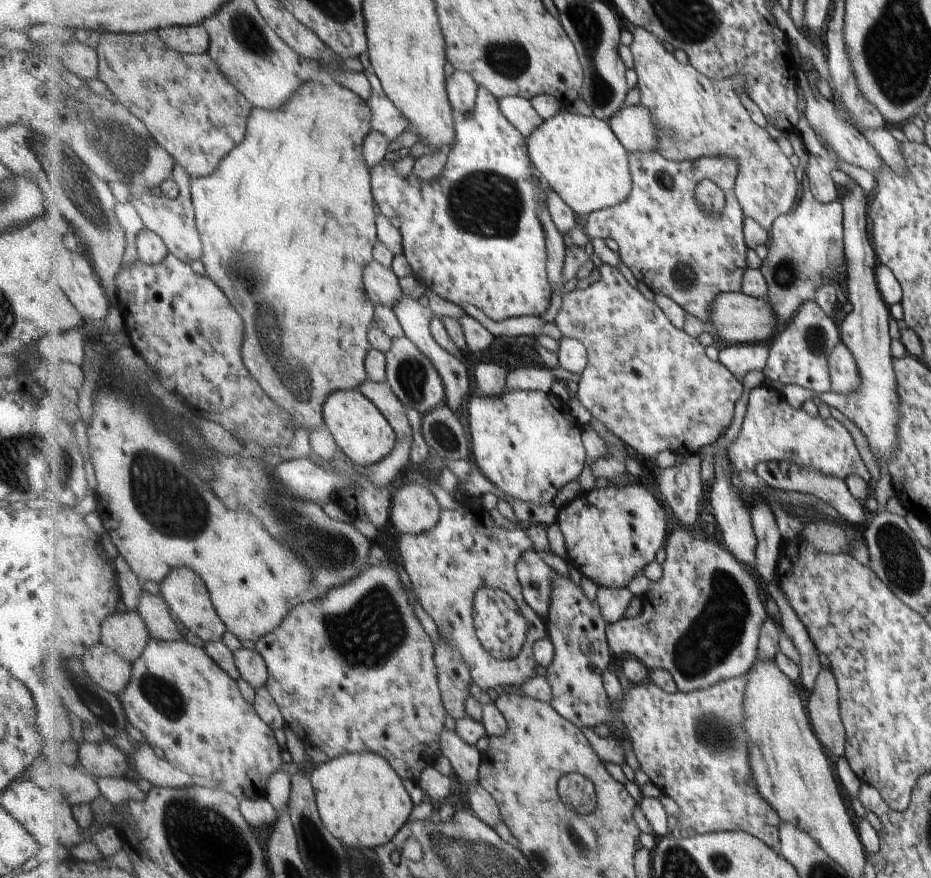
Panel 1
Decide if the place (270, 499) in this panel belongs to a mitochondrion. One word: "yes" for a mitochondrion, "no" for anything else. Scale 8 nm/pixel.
yes

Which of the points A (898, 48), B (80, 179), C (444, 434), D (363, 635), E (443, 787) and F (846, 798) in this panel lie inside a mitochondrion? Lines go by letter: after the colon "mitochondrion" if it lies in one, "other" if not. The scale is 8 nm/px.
A: mitochondrion
B: mitochondrion
C: mitochondrion
D: mitochondrion
E: other
F: other

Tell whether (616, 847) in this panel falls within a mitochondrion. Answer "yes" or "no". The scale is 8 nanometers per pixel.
no

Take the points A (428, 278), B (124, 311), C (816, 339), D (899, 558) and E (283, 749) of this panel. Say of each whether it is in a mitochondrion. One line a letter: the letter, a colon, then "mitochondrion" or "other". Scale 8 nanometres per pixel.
A: other
B: other
C: mitochondrion
D: mitochondrion
E: other

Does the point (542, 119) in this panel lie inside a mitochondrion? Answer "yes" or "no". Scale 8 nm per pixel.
no

